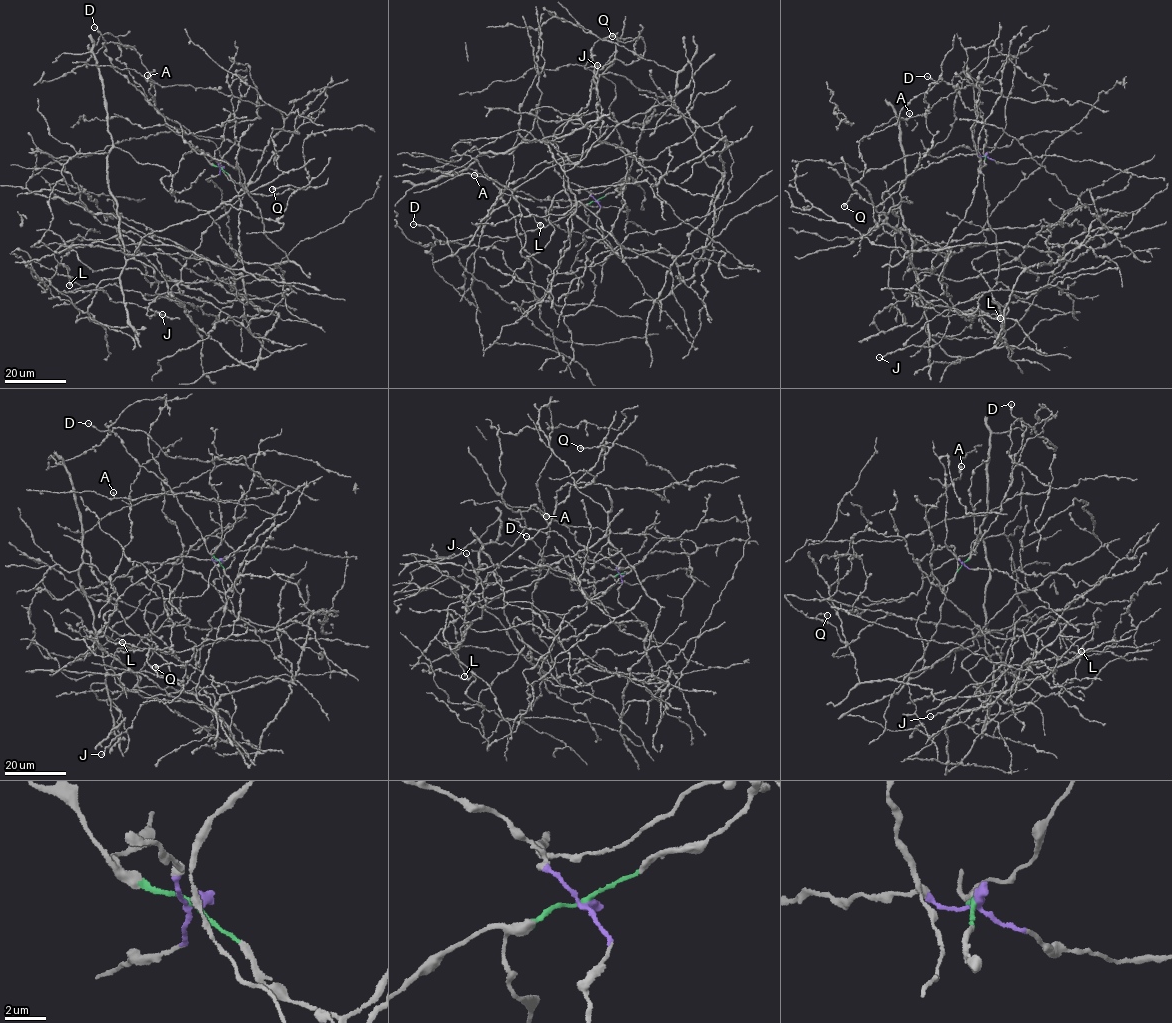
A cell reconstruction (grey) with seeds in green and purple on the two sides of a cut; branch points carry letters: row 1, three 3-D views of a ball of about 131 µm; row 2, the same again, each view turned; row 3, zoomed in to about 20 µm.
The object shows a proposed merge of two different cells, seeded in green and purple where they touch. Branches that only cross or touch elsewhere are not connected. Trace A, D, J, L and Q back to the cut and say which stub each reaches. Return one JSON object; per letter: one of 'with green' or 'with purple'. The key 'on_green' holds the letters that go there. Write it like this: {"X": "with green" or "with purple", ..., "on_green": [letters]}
{"A": "with green", "D": "with green", "J": "with purple", "L": "with green", "Q": "with purple", "on_green": ["A", "D", "L"]}

